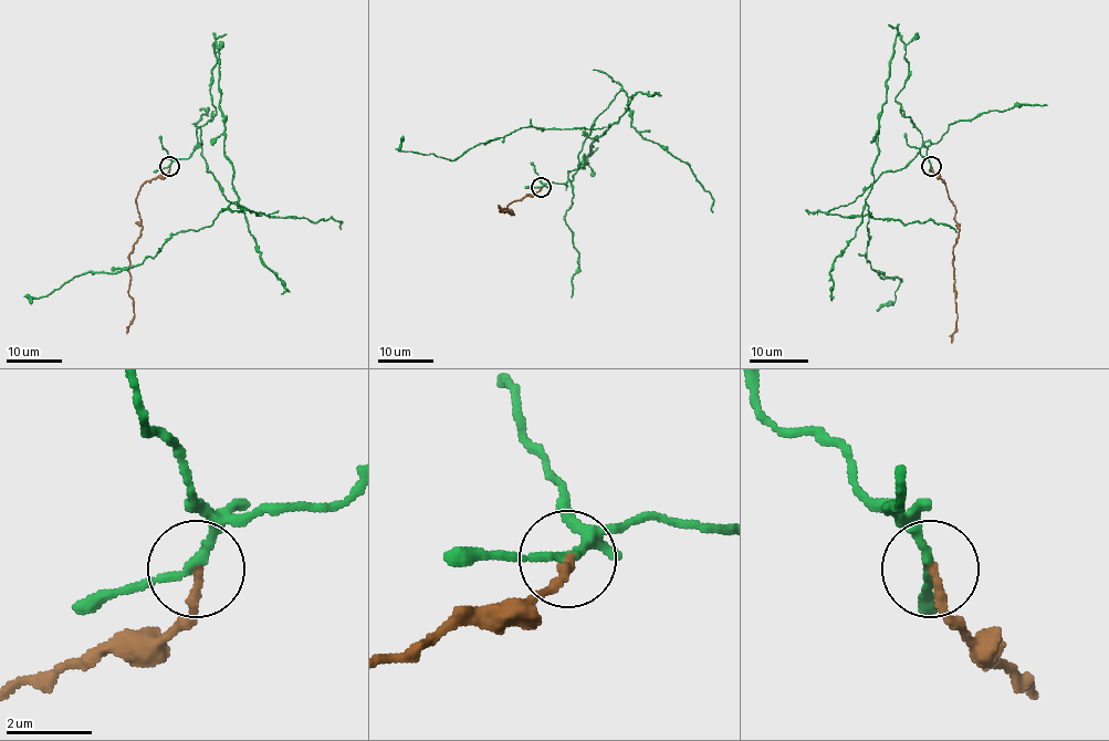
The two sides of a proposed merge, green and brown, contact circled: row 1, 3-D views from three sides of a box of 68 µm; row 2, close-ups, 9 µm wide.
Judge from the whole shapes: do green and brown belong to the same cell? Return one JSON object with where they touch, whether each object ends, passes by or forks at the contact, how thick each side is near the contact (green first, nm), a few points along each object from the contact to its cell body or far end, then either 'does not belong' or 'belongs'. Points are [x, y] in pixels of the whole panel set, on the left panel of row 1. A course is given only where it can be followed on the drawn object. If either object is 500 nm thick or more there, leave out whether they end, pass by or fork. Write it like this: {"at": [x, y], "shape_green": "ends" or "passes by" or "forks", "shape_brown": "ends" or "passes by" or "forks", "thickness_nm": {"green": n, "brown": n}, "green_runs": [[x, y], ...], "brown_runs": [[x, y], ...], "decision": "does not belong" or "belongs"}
{"at": [169, 166], "shape_green": "passes by", "shape_brown": "ends", "thickness_nm": {"green": 190, "brown": 200}, "green_runs": [[169, 166], [188, 158], [216, 112], [215, 42], [238, 198], [140, 263], [79, 274], [31, 302]], "brown_runs": [[169, 166], [165, 176], [140, 187], [135, 202], [143, 230], [129, 256], [128, 295], [134, 319], [127, 333]], "decision": "does not belong"}

